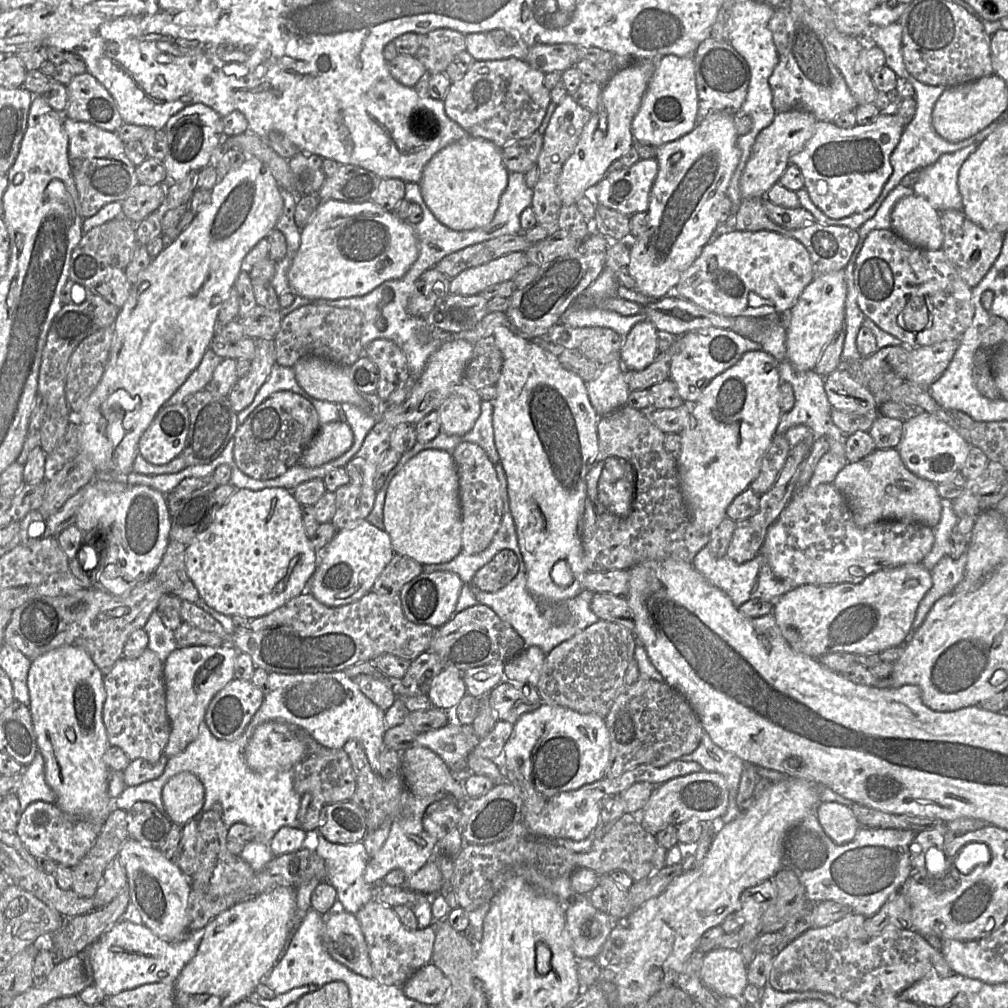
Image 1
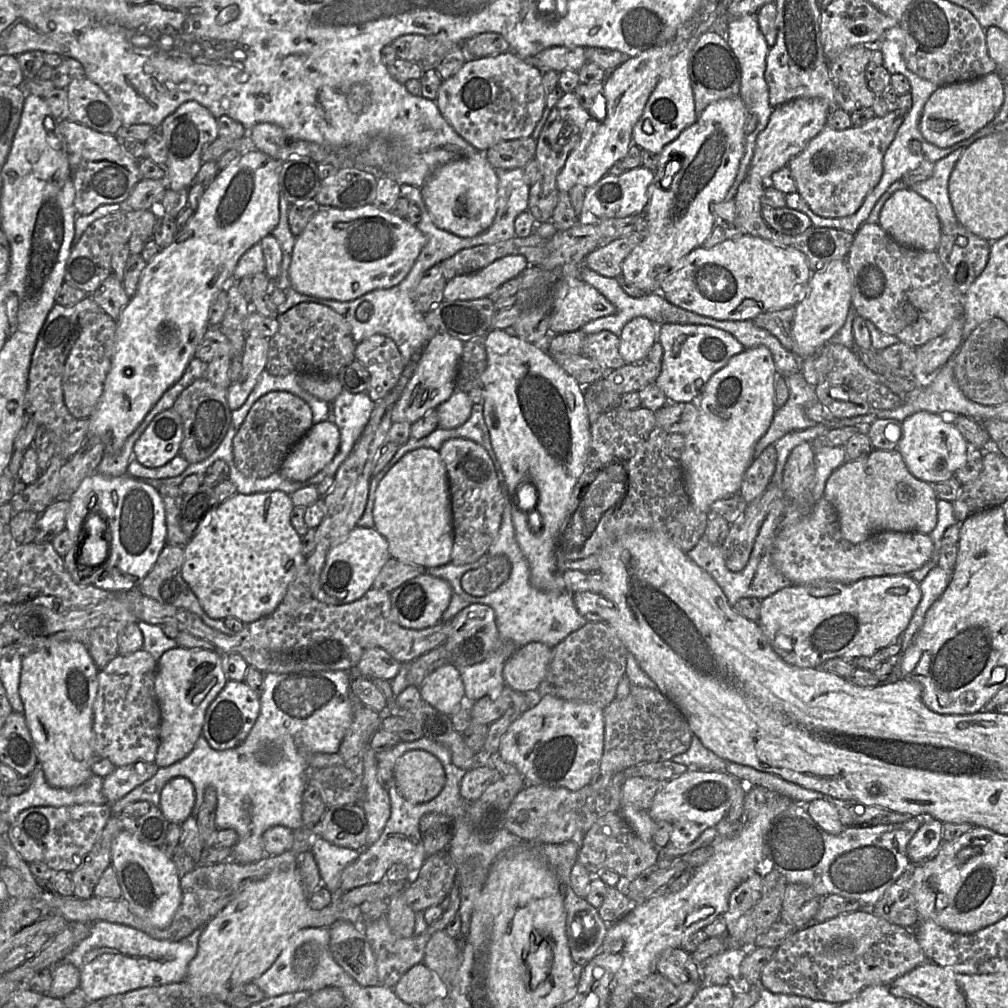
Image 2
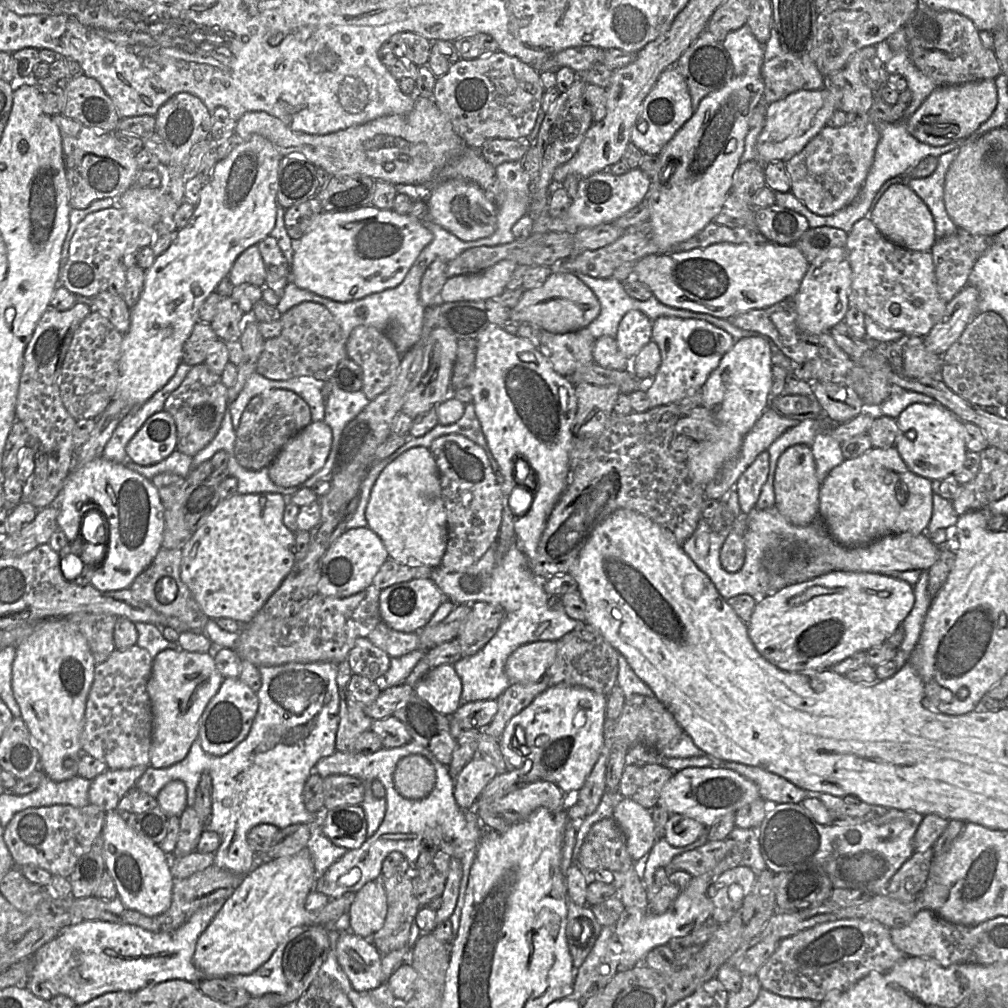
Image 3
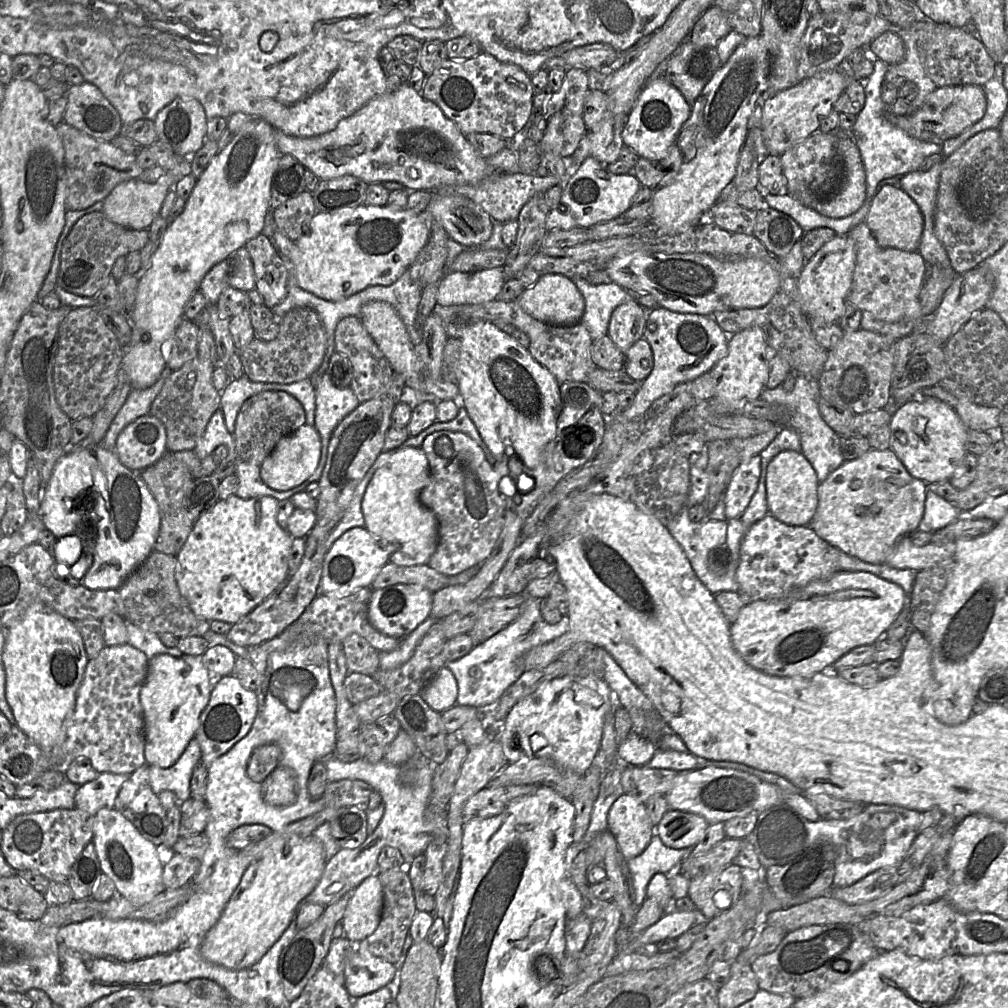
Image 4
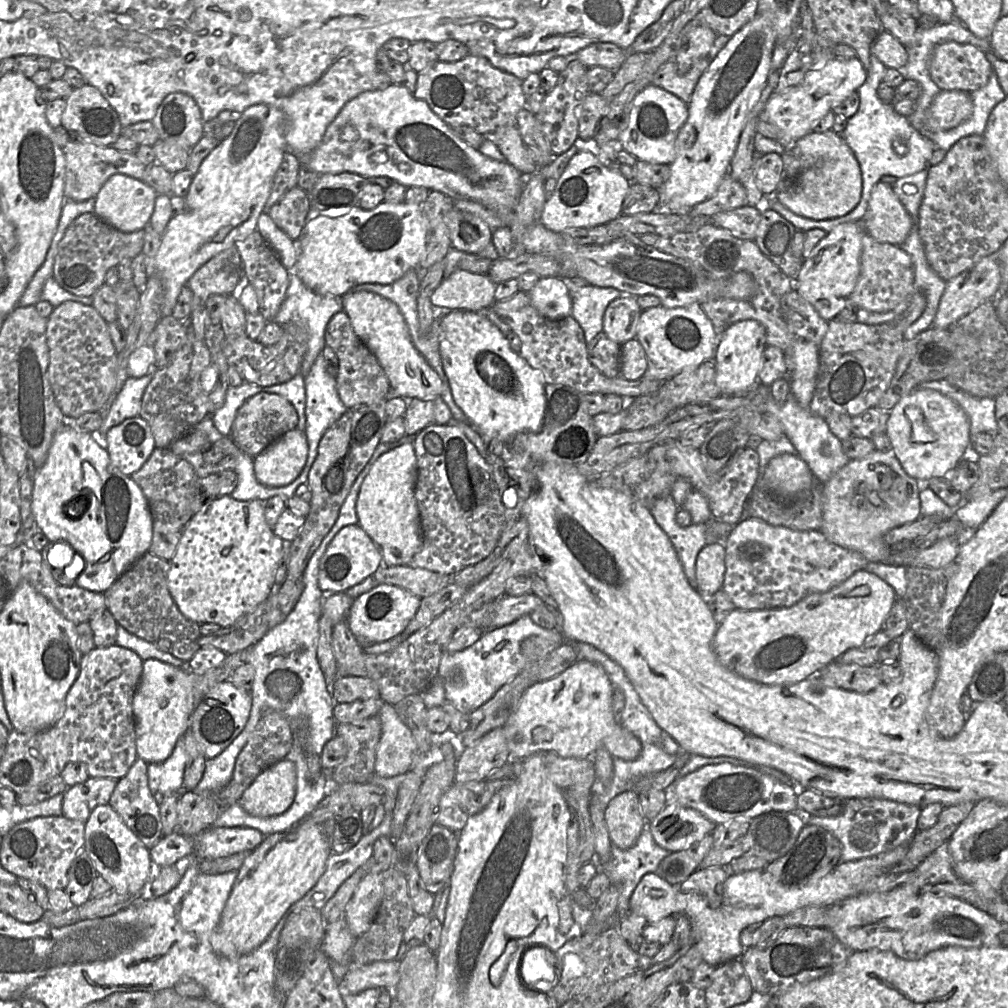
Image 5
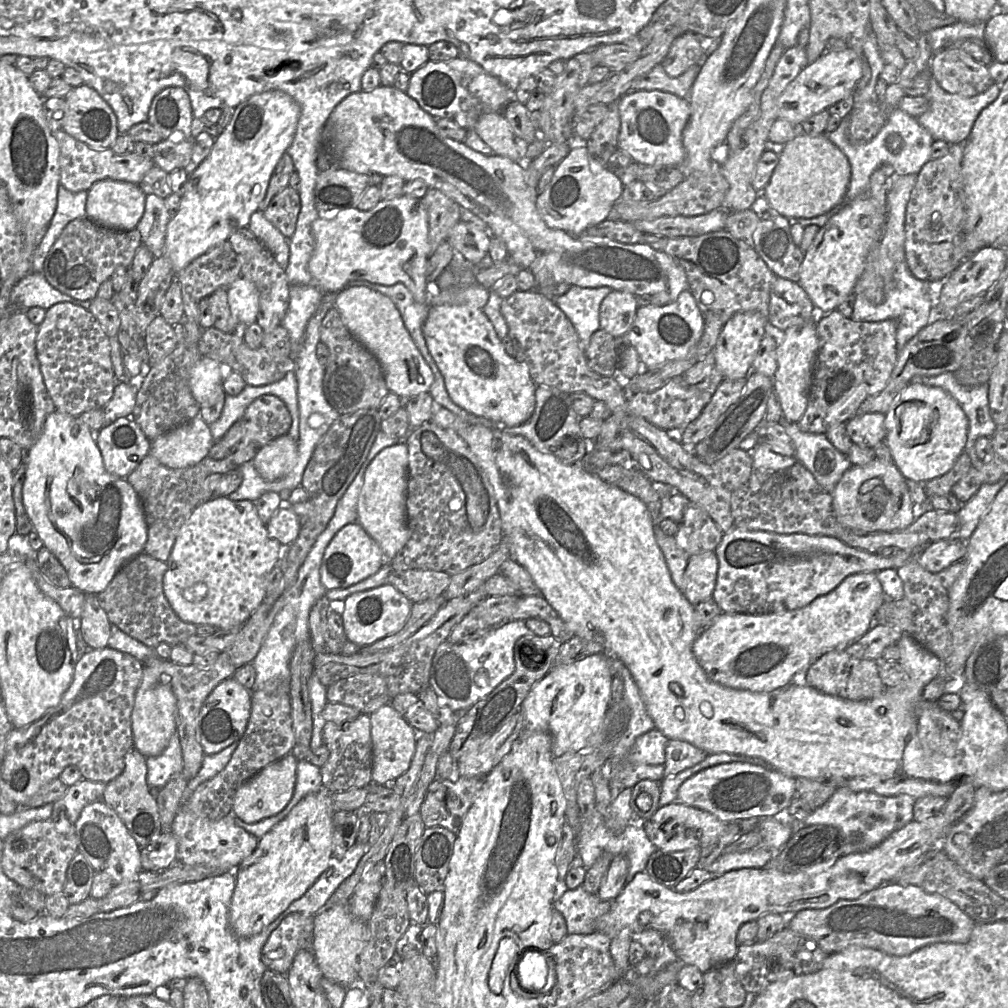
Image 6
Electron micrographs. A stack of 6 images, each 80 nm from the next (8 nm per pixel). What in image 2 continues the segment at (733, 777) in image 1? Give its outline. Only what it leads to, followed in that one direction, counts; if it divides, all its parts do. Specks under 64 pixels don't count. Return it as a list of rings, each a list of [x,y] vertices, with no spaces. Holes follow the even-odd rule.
[[[692,737],[689,749],[674,756],[672,762],[683,764],[689,770],[725,771],[726,761],[707,749],[698,737]]]

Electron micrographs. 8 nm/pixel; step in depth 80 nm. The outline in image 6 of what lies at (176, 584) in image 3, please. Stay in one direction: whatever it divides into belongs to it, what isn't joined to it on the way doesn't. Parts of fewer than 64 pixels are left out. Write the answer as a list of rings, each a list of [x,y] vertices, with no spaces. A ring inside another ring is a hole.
[[[143,552],[123,565],[97,596],[111,624],[152,648],[161,642],[166,642],[170,646],[183,644],[189,637],[196,635],[197,626],[182,621],[164,594],[163,577],[166,570],[166,562]]]

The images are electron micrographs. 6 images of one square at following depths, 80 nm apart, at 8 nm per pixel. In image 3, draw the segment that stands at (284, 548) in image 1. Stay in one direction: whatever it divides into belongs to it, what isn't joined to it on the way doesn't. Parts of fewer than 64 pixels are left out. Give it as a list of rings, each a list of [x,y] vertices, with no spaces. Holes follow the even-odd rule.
[[[236,493],[220,500],[183,546],[180,578],[210,619],[230,618],[242,625],[250,623],[295,565],[295,533],[283,523],[287,502],[278,493]]]

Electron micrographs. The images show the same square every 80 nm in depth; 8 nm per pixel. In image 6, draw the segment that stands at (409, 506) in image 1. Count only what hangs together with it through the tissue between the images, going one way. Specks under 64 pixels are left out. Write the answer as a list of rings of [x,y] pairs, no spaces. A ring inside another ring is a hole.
[[[405,443],[383,449],[368,466],[359,493],[358,522],[379,544],[384,557],[394,558],[406,545],[410,533],[407,524],[408,448]]]

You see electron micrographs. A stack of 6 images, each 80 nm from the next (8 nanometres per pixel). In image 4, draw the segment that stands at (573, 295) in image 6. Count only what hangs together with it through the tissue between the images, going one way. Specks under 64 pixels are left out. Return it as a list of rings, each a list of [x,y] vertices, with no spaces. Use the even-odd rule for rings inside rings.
[[[579,276],[571,280],[584,298],[585,309],[580,323],[586,327],[592,340],[607,335],[611,314],[617,306],[634,301],[623,287],[612,281],[610,283],[591,284]]]

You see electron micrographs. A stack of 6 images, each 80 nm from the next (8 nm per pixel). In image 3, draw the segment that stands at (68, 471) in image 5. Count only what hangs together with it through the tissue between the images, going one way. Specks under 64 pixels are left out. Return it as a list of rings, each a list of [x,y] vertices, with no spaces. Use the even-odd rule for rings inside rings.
[[[97,458],[67,476],[57,499],[50,505],[59,508],[57,524],[68,541],[82,543],[81,521],[86,513],[97,511],[105,524],[106,554],[90,579],[90,585],[100,591],[127,589],[135,578],[154,560],[162,548],[165,528],[164,507],[151,480],[126,467]]]

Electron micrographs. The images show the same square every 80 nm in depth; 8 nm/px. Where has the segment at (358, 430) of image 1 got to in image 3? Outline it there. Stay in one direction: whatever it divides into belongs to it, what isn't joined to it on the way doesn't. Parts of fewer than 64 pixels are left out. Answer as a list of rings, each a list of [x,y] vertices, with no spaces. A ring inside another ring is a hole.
[[[330,382],[324,384],[324,400],[325,416],[323,421],[330,426],[333,436],[331,451],[325,465],[302,483],[304,488],[311,488],[318,480],[329,477],[344,427],[370,402],[361,390],[347,392]]]

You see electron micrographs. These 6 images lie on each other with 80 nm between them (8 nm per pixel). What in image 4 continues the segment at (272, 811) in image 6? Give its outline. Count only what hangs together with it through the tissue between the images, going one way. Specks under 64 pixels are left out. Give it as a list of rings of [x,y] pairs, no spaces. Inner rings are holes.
[[[277,766],[262,782],[265,802],[273,806],[290,806],[297,798],[297,785],[293,772]]]

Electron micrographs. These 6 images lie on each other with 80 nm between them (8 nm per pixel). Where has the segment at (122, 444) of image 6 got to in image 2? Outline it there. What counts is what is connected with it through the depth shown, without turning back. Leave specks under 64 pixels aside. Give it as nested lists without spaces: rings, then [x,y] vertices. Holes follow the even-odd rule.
[[[173,408],[156,415],[133,446],[134,459],[145,467],[167,464],[180,453],[183,437],[181,416]]]

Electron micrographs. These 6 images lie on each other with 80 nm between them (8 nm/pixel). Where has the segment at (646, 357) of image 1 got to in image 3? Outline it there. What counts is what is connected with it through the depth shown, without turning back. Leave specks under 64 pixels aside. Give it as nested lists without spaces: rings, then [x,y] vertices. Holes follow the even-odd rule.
[[[637,310],[628,311],[621,319],[615,340],[618,349],[628,359],[652,341],[652,320]]]

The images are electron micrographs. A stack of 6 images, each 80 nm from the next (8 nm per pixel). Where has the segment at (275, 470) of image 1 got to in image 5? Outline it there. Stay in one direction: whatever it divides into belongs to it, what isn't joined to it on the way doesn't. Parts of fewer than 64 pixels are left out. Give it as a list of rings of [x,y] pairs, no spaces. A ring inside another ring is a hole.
[[[260,392],[239,408],[230,436],[243,453],[254,458],[297,424],[298,413],[289,400],[279,394]]]

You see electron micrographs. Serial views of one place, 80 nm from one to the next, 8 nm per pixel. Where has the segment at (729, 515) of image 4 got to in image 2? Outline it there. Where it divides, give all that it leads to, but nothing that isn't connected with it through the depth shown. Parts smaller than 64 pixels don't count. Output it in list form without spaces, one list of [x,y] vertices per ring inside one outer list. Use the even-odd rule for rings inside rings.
[[[774,444],[753,460],[743,476],[738,492],[747,503],[751,503],[768,488],[775,473],[776,462],[777,451]]]

